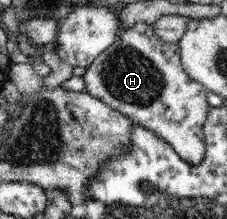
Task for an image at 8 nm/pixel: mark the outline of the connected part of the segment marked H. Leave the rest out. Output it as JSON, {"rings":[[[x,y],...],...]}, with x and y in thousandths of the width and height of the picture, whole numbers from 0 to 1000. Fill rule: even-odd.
{"rings":[[[595,105],[374,315],[374,420],[564,530],[595,566],[683,607],[767,676],[828,753],[899,735],[899,553],[916,534],[916,402],[855,370],[802,306],[784,196],[718,183],[683,114]]]}

